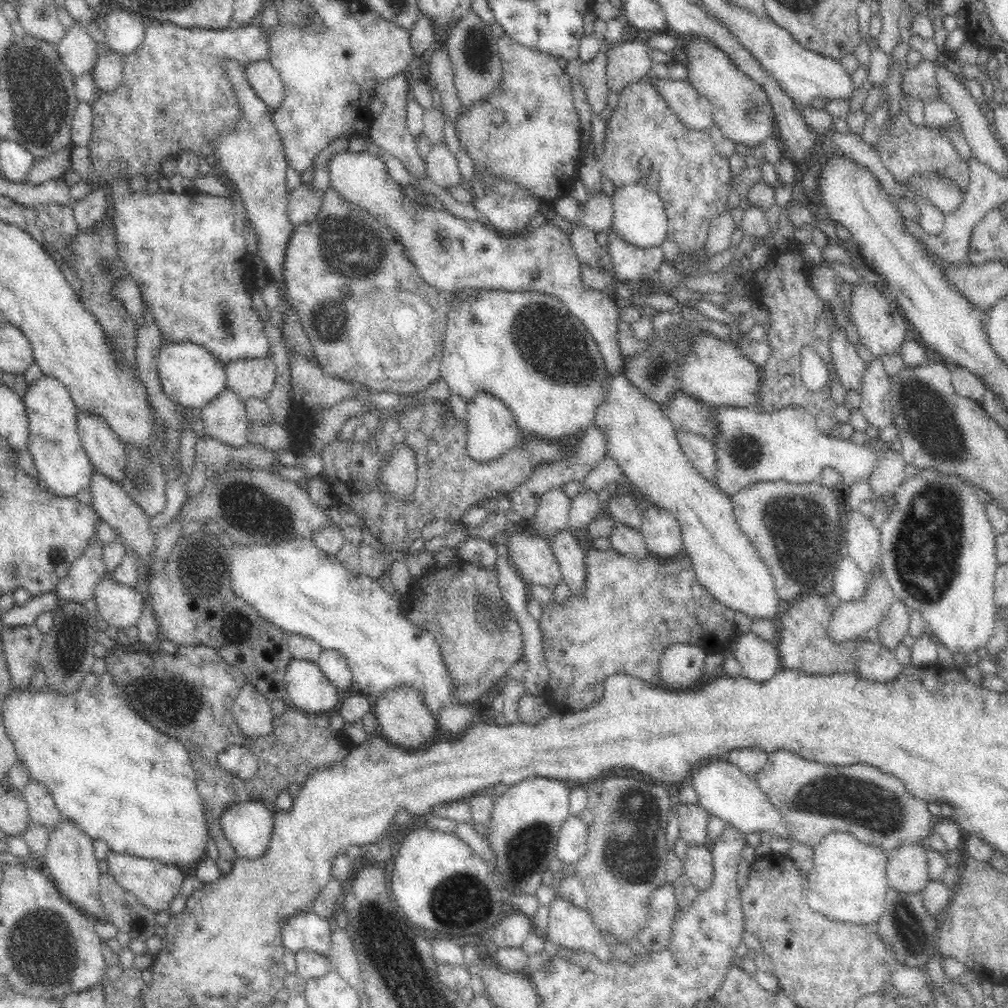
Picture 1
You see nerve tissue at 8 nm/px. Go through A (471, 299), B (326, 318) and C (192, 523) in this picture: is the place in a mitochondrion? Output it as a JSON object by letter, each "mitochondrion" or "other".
{"A":"other","B":"mitochondrion","C":"other"}

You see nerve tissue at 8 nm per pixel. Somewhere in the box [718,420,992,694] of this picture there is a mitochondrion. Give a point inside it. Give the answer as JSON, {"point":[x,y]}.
{"point":[926,551]}

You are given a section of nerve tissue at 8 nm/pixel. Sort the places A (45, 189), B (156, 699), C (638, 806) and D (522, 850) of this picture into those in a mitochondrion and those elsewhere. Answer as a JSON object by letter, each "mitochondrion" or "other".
{"A":"other","B":"mitochondrion","C":"mitochondrion","D":"mitochondrion"}

